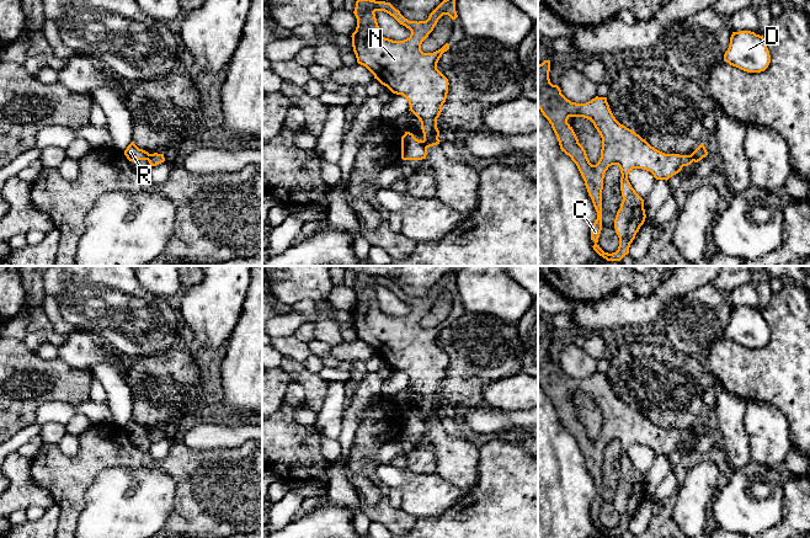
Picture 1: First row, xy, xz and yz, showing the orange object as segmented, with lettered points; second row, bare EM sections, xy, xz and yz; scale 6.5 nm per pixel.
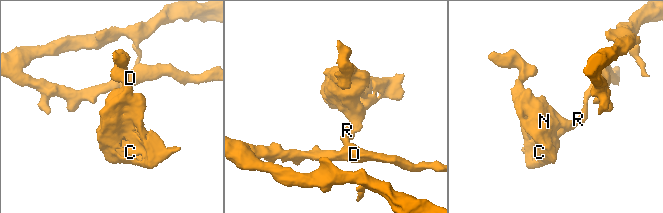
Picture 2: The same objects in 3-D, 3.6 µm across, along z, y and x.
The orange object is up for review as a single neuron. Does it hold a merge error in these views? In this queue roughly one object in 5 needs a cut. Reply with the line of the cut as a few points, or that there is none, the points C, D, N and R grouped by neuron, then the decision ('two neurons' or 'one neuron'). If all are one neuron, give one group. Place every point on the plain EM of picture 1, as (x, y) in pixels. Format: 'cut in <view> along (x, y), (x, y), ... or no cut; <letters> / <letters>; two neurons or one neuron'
cut in xz along (422, 416), (427, 422); C N / D R; two neurons

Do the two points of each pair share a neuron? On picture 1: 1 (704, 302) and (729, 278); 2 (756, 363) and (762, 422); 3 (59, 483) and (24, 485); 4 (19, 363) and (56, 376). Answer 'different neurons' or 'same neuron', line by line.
1: different neurons
2: different neurons
3: different neurons
4: same neuron

